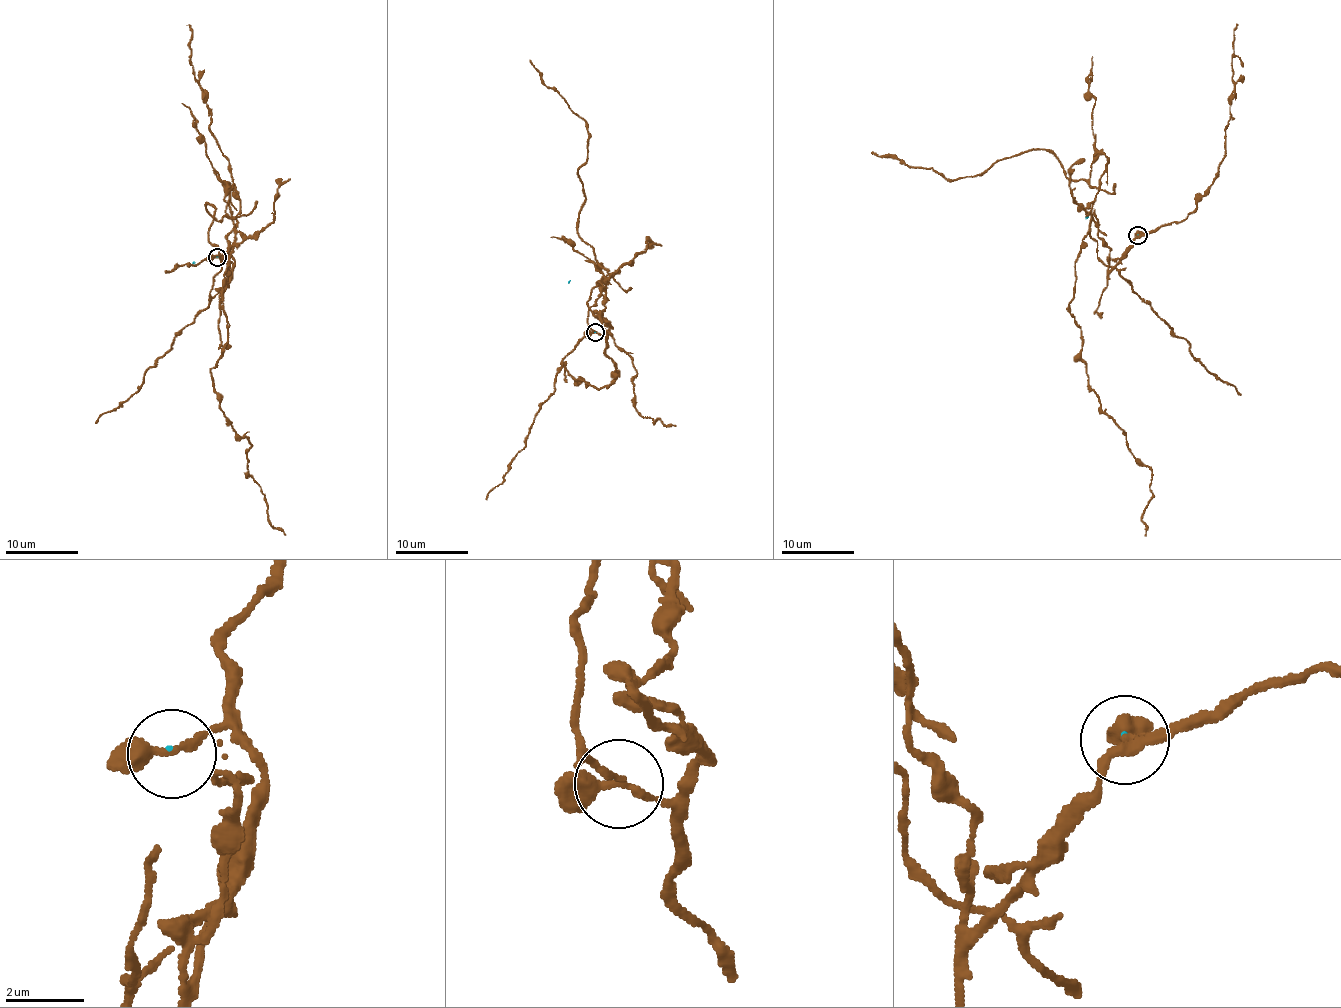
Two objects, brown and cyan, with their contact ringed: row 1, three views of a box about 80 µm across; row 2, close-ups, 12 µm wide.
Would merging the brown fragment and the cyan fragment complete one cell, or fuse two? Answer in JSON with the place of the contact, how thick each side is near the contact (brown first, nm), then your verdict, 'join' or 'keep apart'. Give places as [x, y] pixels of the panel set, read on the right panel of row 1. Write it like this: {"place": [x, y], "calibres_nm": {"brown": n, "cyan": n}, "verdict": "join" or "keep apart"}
{"place": [1138, 235], "calibres_nm": {"brown": 280, "cyan": 50}, "verdict": "keep apart"}

